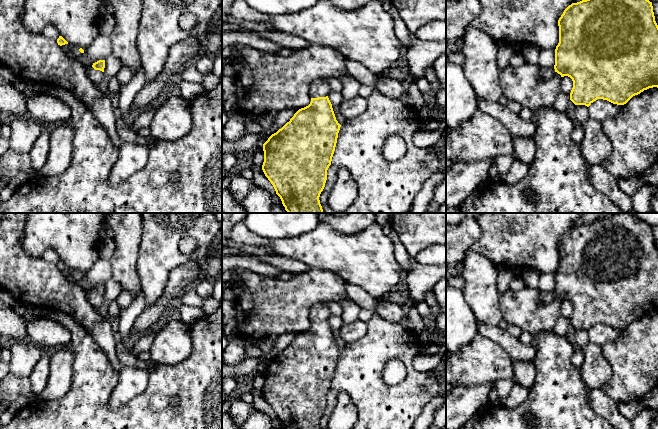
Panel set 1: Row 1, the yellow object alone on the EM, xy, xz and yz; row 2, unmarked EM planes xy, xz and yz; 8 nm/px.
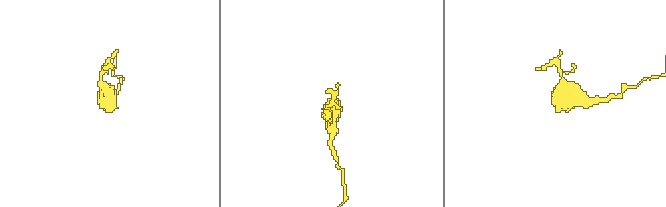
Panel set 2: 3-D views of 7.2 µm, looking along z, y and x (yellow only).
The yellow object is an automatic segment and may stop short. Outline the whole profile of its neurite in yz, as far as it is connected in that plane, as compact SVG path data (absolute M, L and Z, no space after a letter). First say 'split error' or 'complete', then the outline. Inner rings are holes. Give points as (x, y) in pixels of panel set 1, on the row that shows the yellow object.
split error; M582 0L569 5L558 20L559 43L555 49L555 65L551 68L541 68L540 80L551 78L555 72L561 77L568 76L573 81L570 100L575 105L589 107L597 99L607 100L613 104L624 105L633 96L640 94L649 88L658 88L658 25L655 21L652 2L649 0Z

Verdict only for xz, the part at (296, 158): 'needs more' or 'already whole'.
needs more

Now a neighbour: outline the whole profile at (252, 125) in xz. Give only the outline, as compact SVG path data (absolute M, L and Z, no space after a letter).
M247 116L245 119L245 133L246 134L260 134L261 144L264 144L269 137L264 134L265 128L260 125L259 117Z

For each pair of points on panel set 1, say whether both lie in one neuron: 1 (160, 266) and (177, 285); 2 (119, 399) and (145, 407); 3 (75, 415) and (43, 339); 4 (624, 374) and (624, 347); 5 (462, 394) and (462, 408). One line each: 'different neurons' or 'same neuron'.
1: different neurons
2: different neurons
3: different neurons
4: same neuron
5: same neuron

